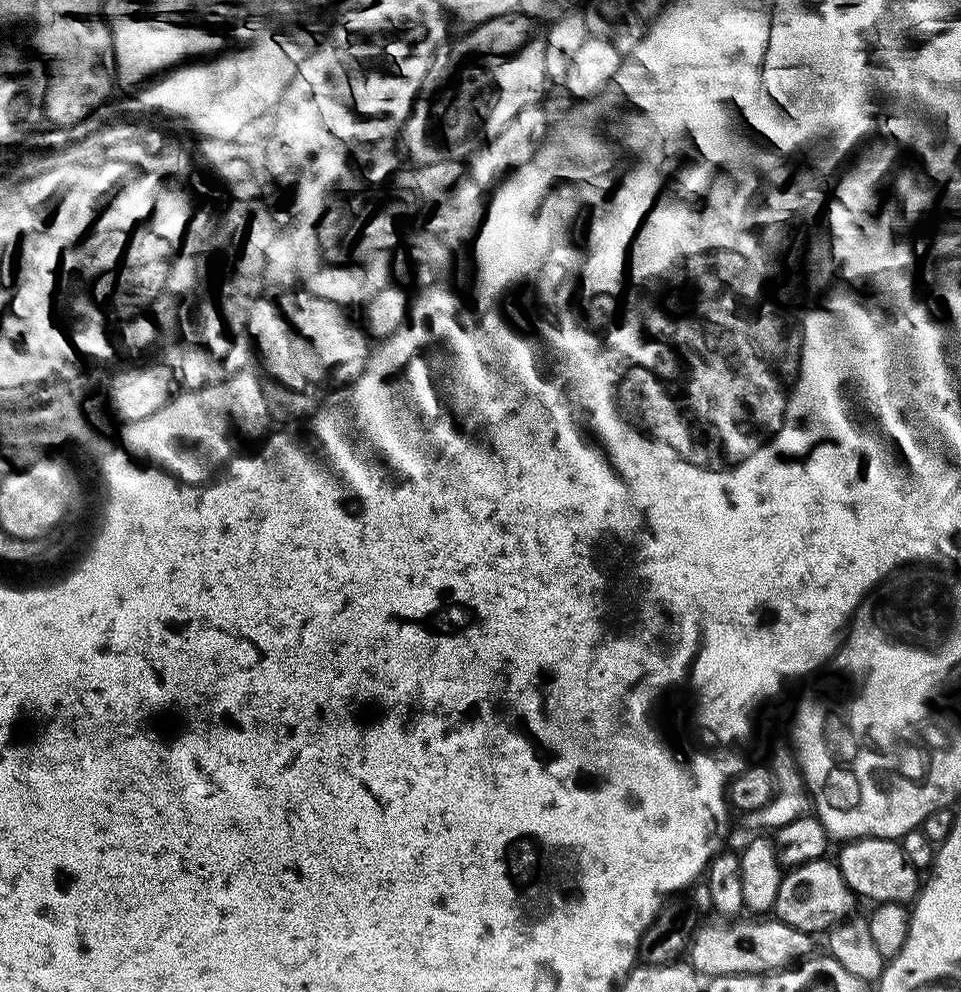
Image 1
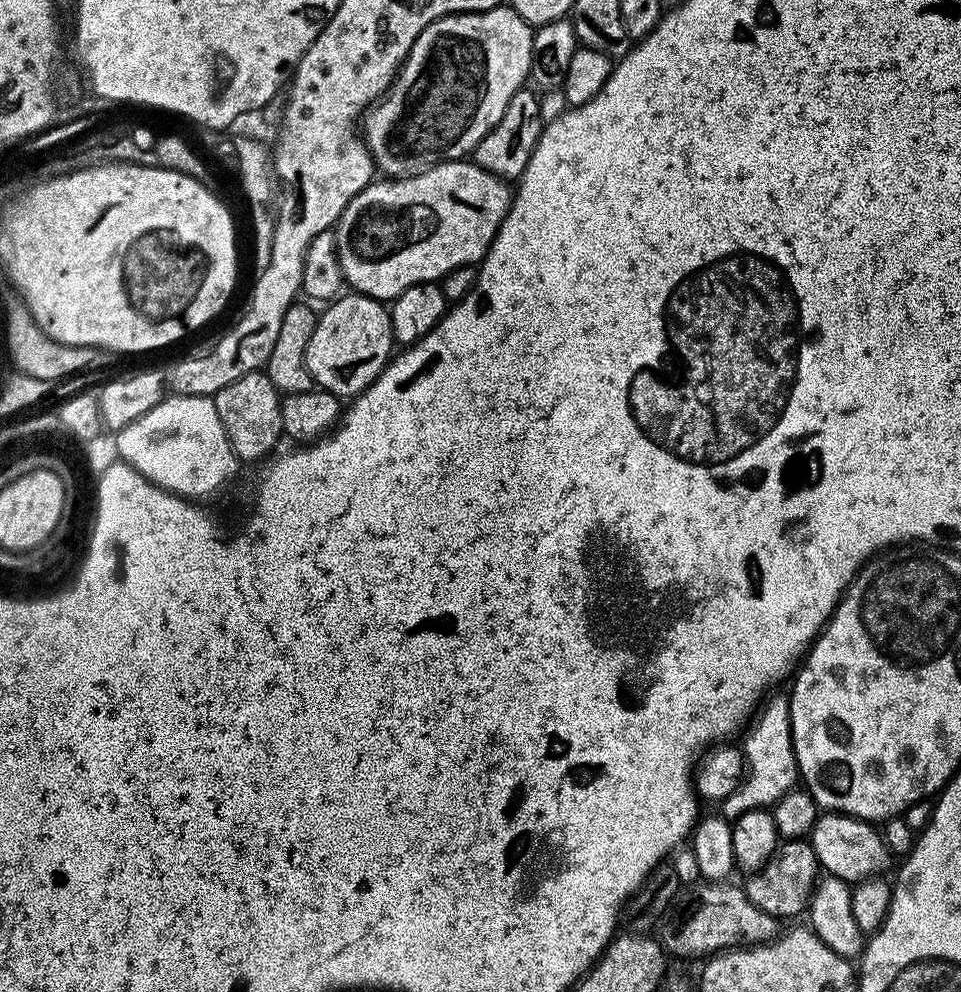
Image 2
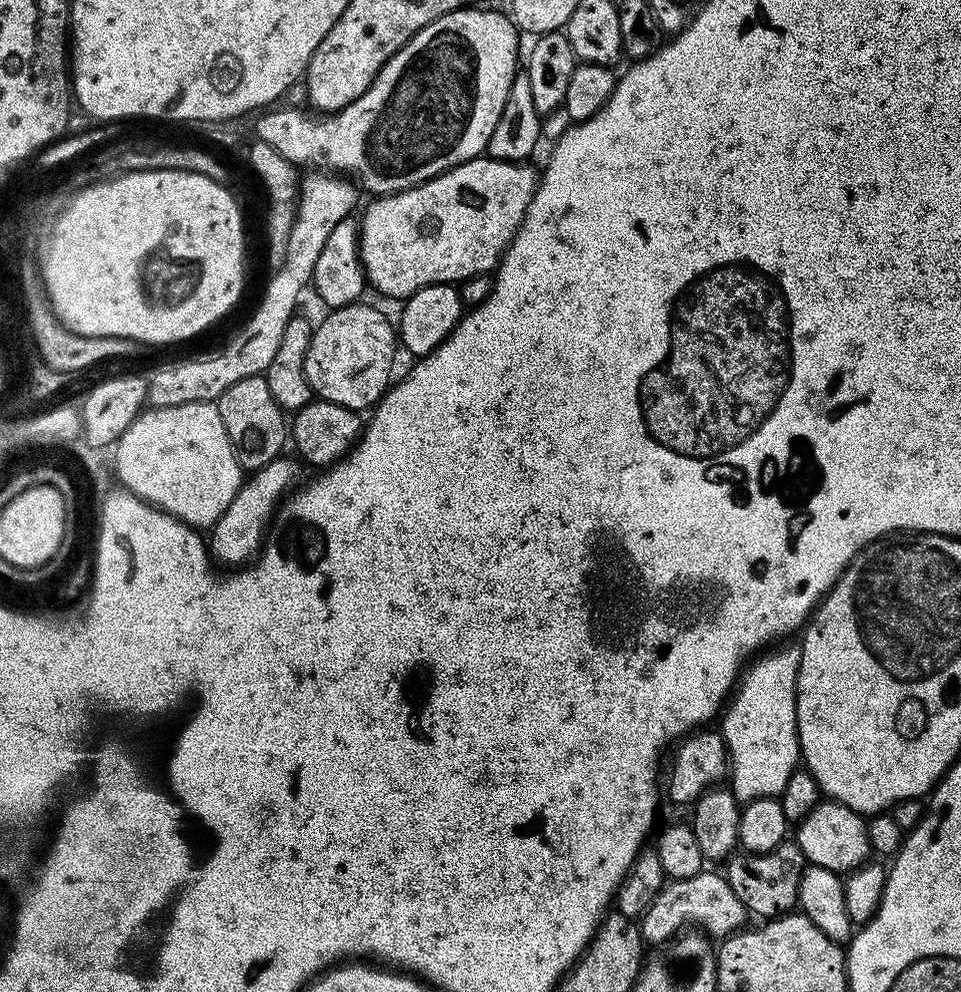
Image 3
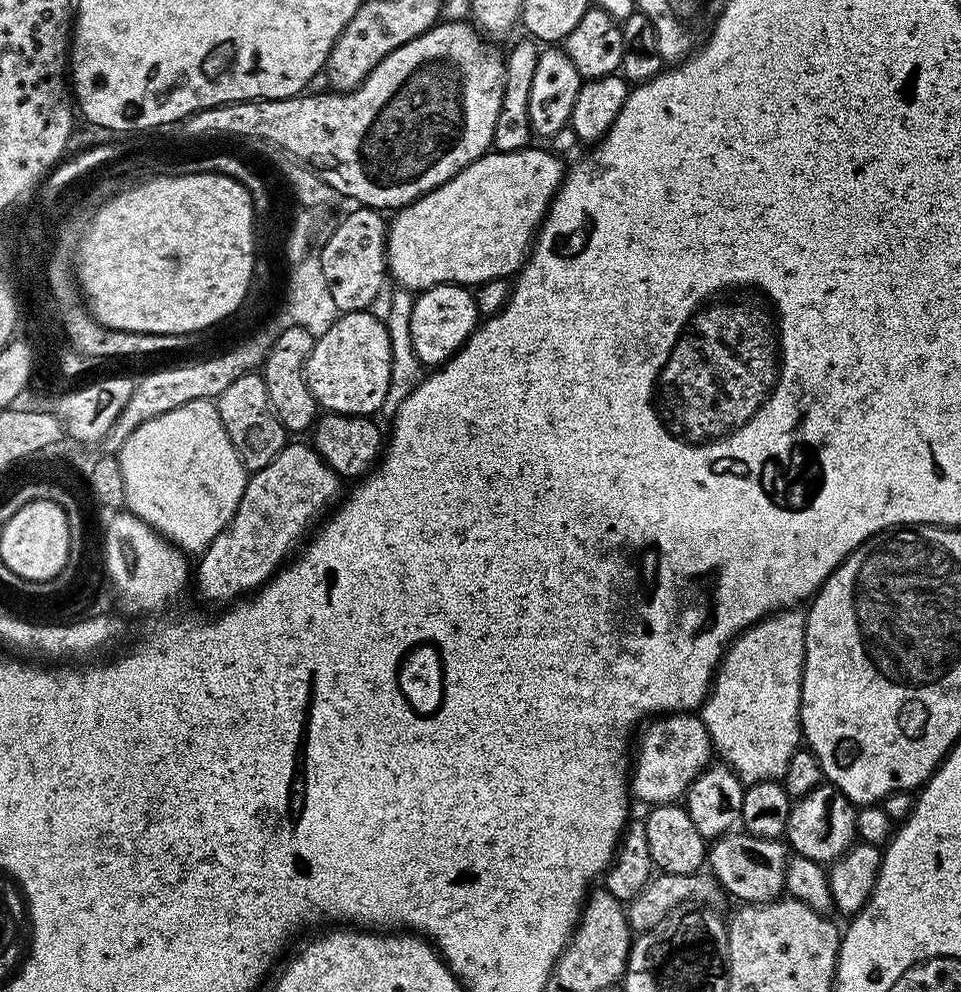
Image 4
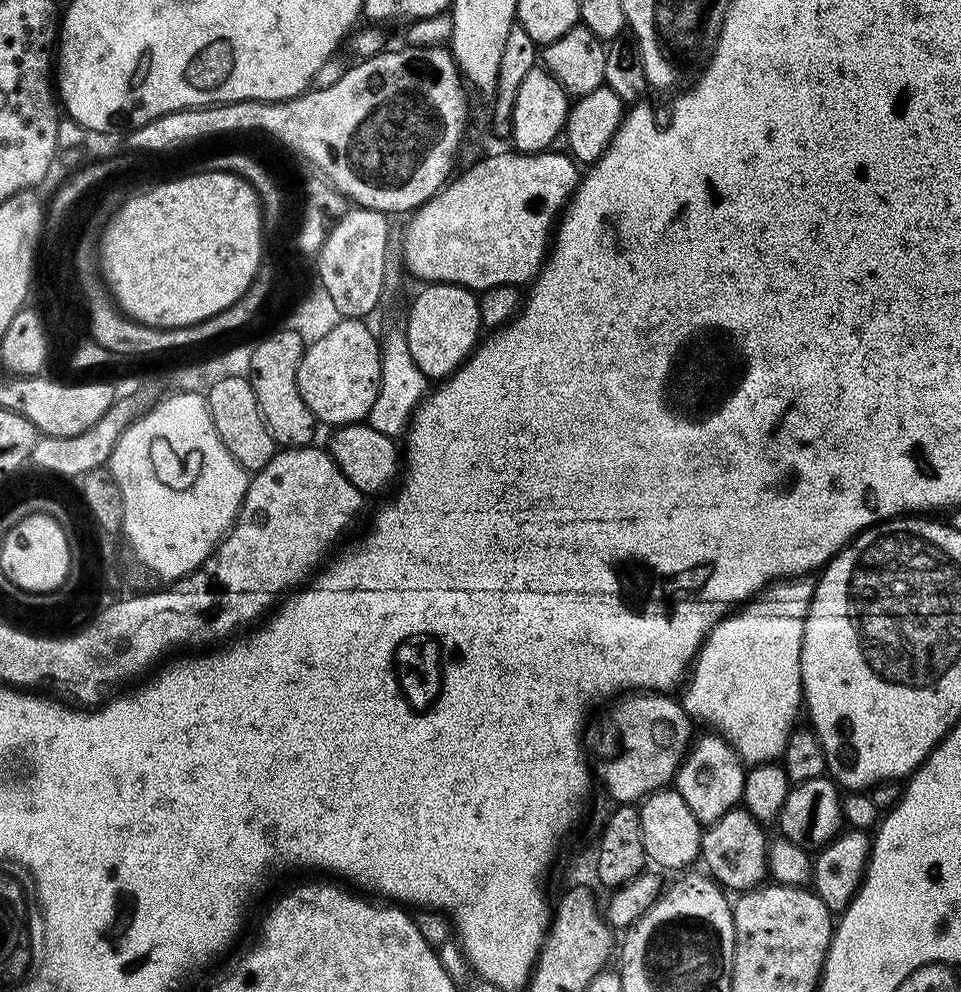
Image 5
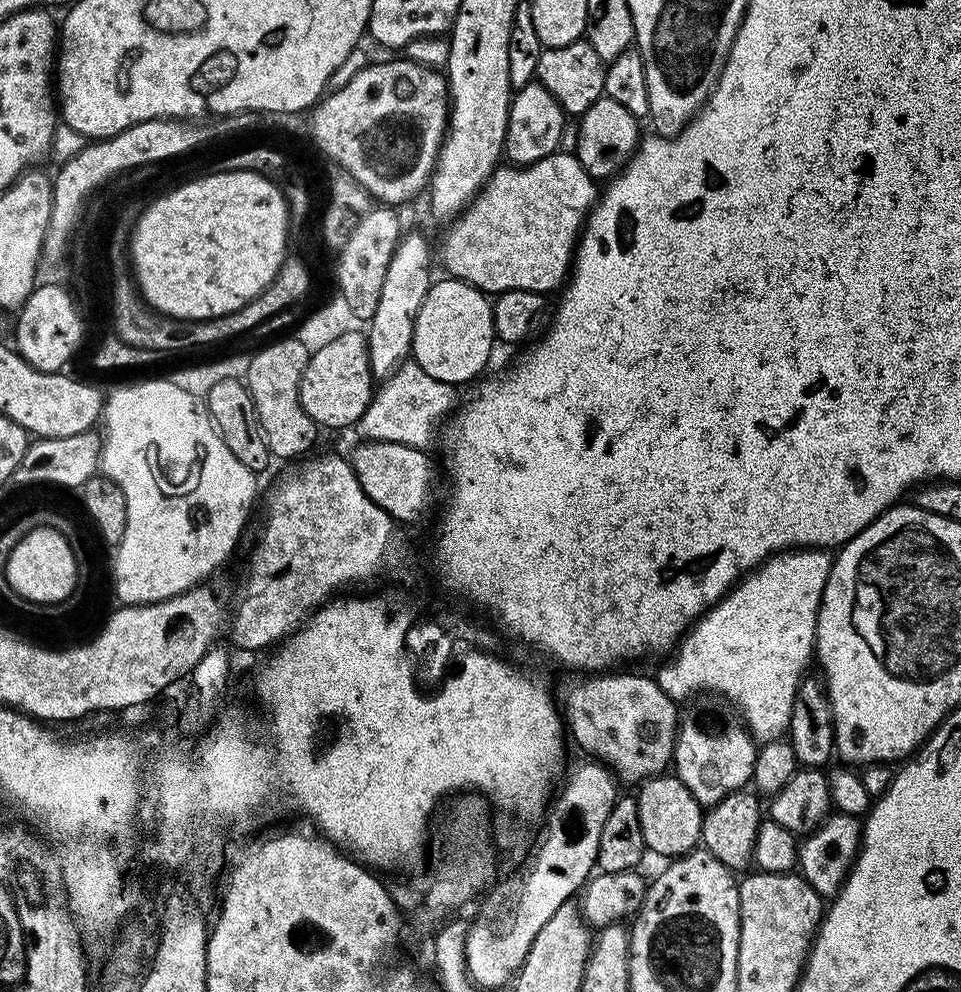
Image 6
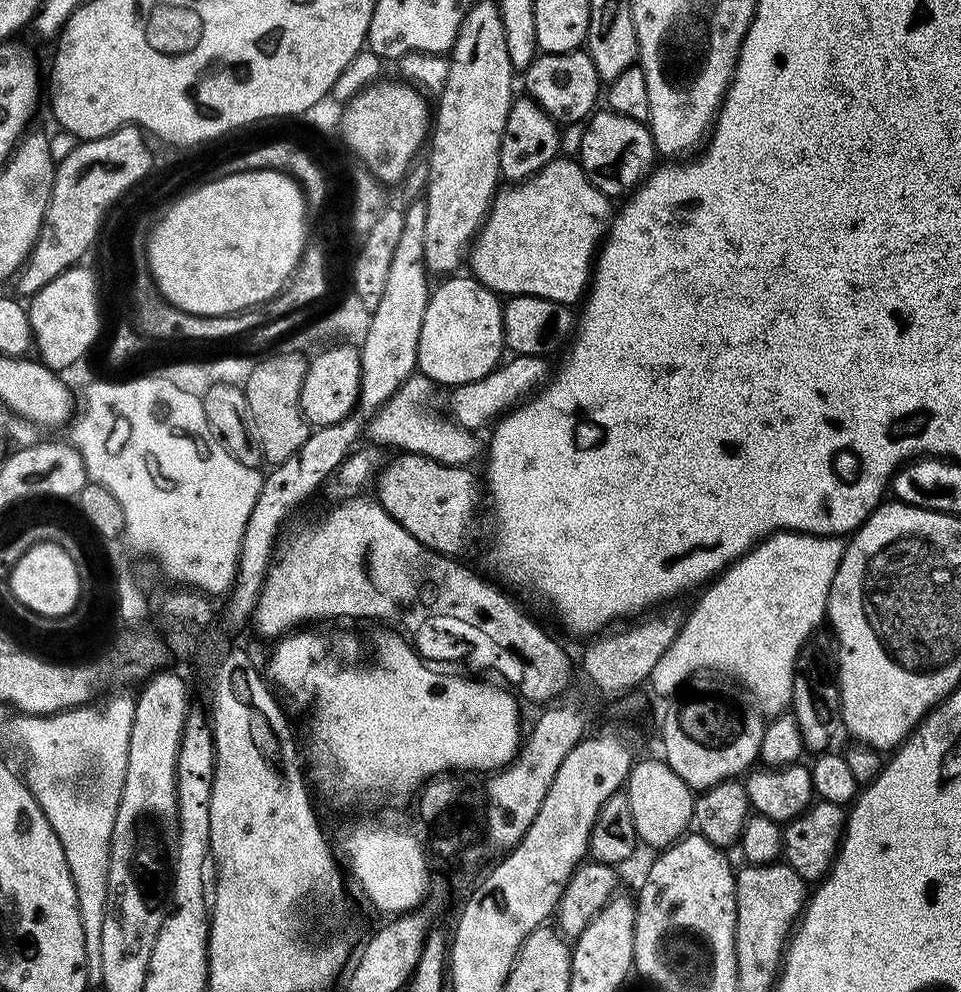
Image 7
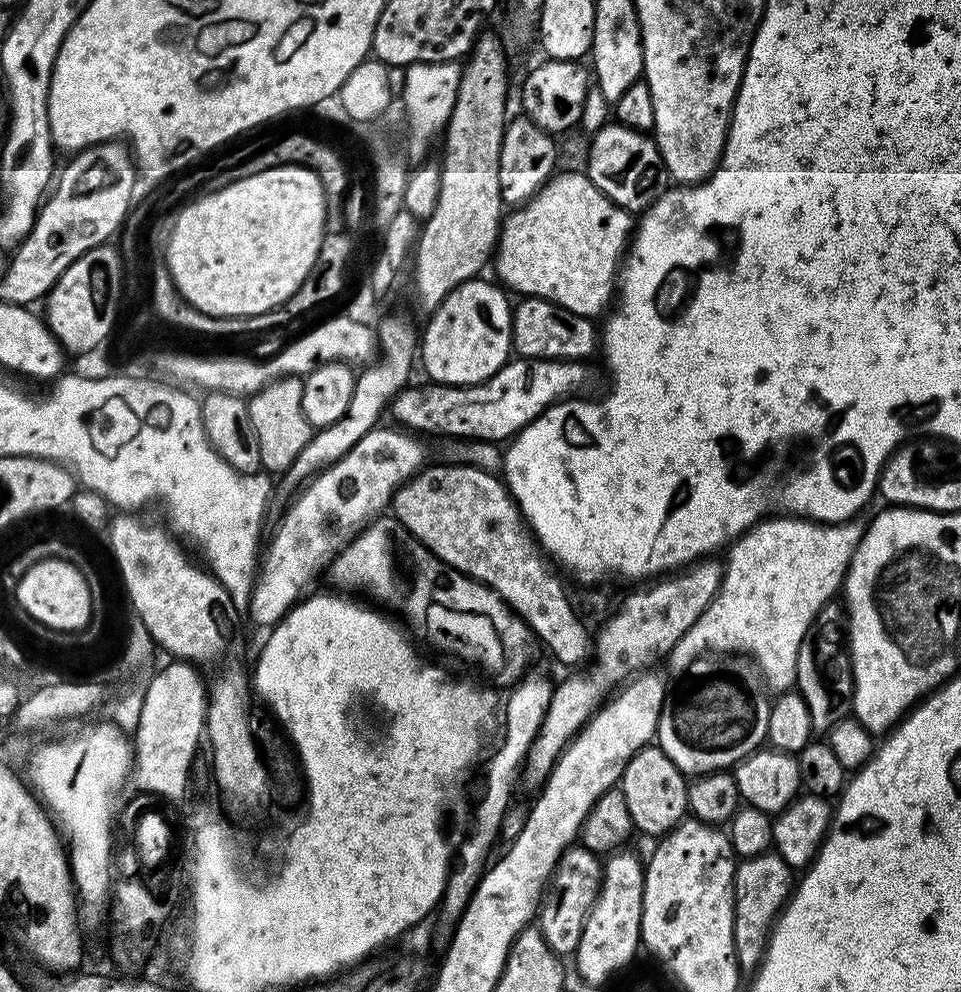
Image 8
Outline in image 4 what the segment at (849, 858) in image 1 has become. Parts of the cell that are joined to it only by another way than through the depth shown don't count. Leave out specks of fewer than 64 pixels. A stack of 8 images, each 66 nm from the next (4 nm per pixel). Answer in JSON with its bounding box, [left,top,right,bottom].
[783,782,857,864]

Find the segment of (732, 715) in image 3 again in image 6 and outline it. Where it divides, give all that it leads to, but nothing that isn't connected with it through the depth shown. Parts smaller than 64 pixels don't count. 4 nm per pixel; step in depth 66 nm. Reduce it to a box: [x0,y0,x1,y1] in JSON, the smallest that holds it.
[655,548,833,742]

